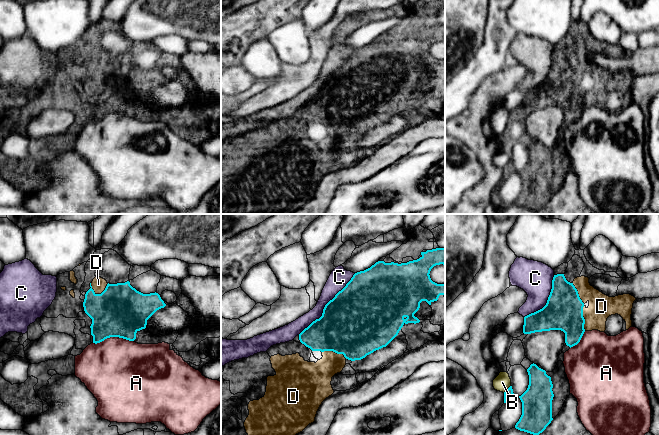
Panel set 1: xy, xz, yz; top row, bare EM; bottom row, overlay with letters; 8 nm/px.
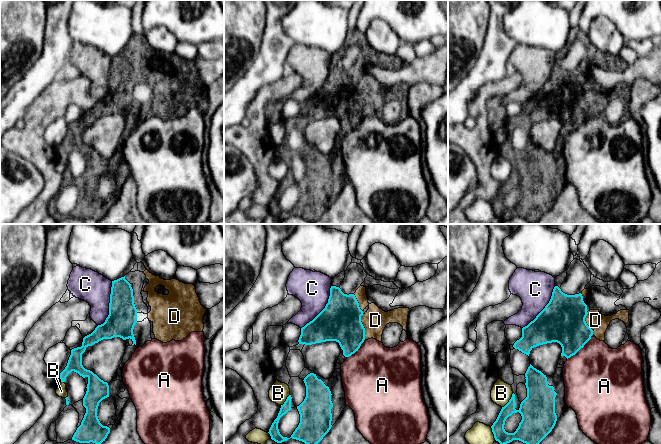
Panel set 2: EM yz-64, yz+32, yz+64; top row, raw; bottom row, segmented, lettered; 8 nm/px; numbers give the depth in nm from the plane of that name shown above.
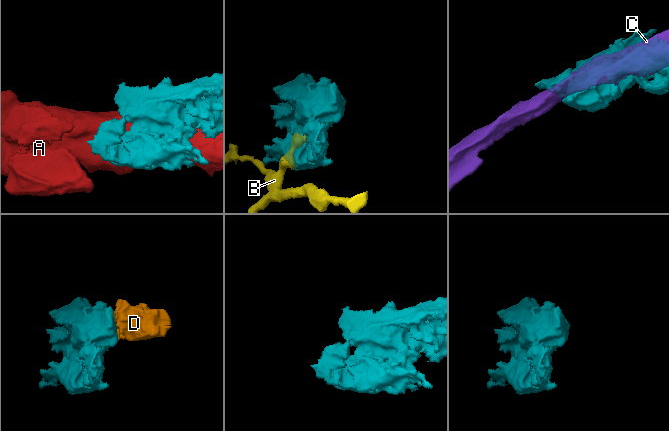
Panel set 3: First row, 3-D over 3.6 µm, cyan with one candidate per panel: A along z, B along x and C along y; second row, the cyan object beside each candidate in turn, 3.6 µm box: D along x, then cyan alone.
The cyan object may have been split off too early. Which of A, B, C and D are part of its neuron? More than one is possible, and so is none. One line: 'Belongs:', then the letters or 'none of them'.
Belongs: D

